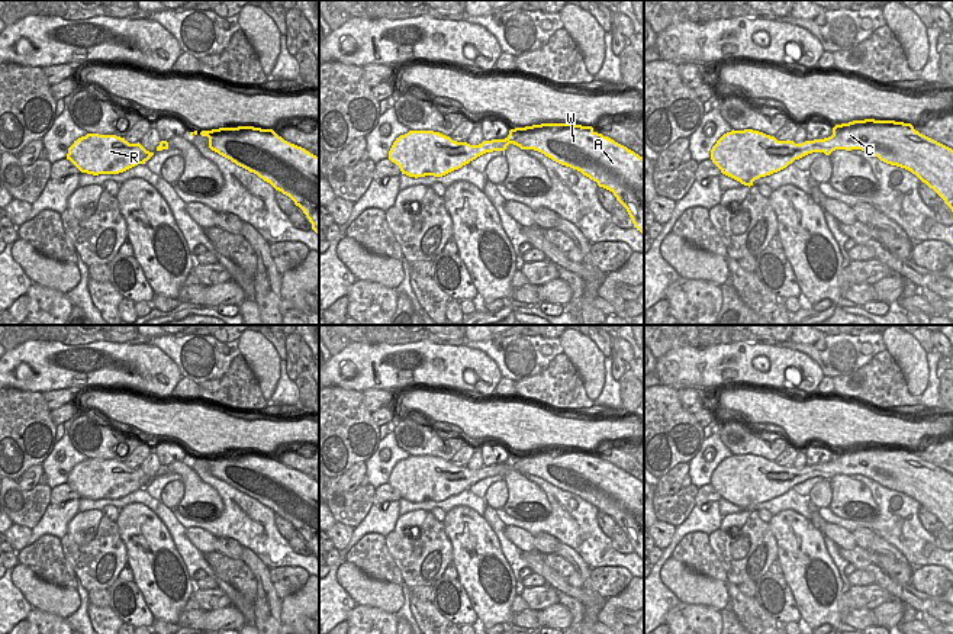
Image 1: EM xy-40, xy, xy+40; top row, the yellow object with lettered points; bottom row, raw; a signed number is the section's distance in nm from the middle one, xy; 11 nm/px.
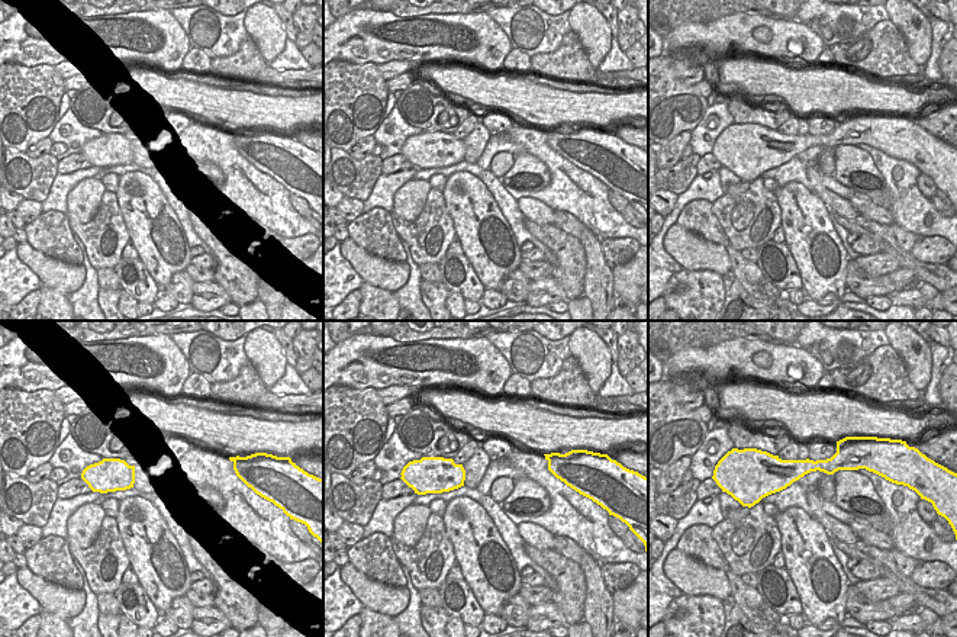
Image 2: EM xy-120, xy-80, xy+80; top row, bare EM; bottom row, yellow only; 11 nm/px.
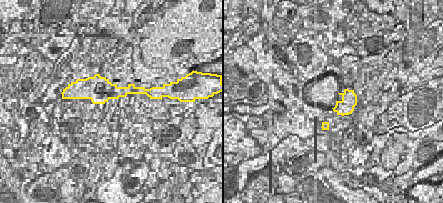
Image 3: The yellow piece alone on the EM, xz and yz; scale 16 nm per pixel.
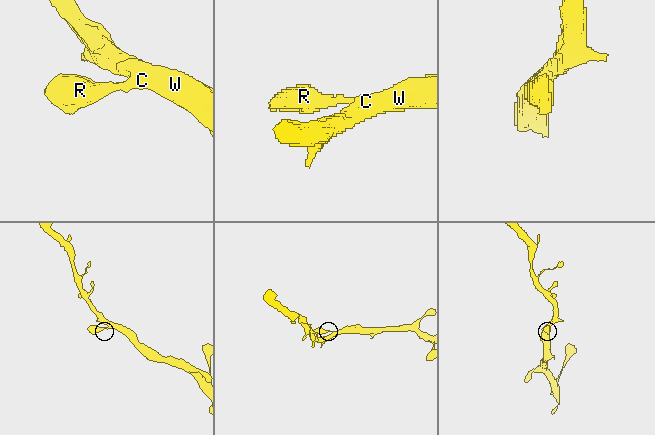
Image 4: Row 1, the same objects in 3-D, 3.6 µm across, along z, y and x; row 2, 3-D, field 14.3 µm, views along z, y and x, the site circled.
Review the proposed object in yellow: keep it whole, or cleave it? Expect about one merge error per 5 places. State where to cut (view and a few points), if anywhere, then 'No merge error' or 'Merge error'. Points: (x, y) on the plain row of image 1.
No split. No merge error

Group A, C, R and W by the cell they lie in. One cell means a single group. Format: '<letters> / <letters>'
A C R W

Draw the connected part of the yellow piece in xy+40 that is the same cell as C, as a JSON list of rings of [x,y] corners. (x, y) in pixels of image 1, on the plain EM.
[[[875,444],[853,445],[836,450],[833,460],[828,463],[802,469],[777,466],[775,461],[753,454],[733,454],[724,458],[712,472],[711,485],[722,499],[750,512],[754,505],[777,498],[808,479],[824,477],[830,480],[836,474],[862,474],[886,489],[911,496],[933,514],[953,537],[953,474],[920,458],[911,448]]]

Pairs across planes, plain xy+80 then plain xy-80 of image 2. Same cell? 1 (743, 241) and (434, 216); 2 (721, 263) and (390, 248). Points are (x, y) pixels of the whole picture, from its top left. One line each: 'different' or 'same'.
1: same
2: different

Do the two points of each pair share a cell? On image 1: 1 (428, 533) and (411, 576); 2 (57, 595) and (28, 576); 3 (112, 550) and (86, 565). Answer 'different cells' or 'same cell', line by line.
1: same cell
2: same cell
3: same cell

